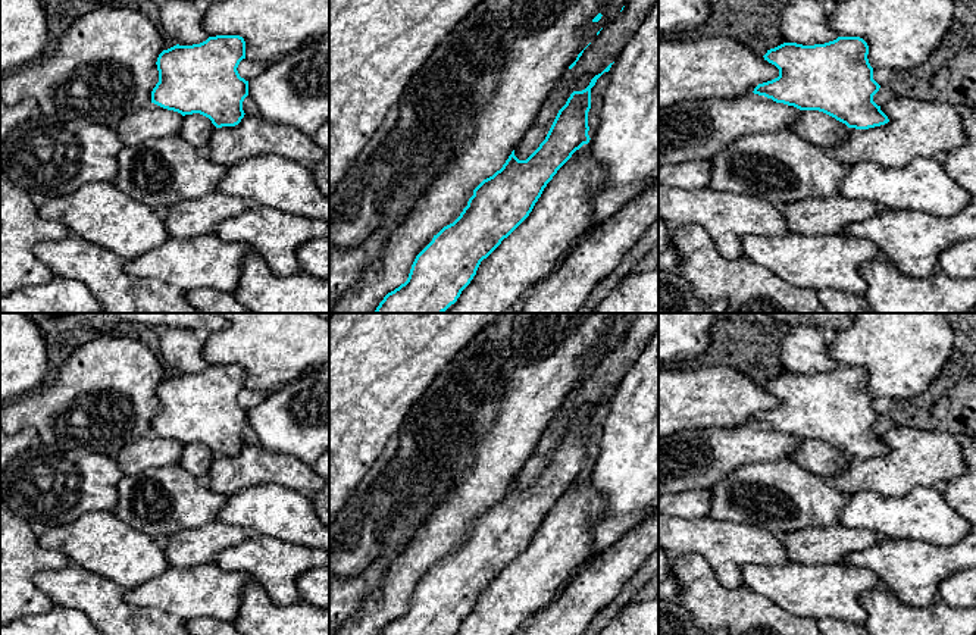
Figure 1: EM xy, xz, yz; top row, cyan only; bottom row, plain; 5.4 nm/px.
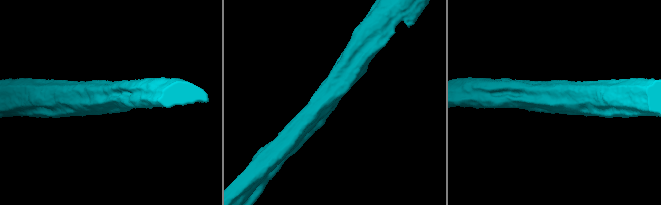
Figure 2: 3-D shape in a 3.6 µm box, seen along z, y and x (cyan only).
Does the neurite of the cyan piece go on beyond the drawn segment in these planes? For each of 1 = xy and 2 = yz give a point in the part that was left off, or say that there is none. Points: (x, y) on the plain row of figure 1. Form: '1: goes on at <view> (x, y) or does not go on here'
1: does not go on here
2: does not go on here

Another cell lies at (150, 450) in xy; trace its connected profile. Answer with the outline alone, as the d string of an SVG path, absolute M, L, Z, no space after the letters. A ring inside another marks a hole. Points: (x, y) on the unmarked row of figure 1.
M150 432L123 445L116 460L123 475L135 475L156 466L179 464L182 448L181 442Z

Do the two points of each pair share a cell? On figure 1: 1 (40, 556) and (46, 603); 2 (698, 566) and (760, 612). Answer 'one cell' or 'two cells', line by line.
1: one cell
2: one cell

